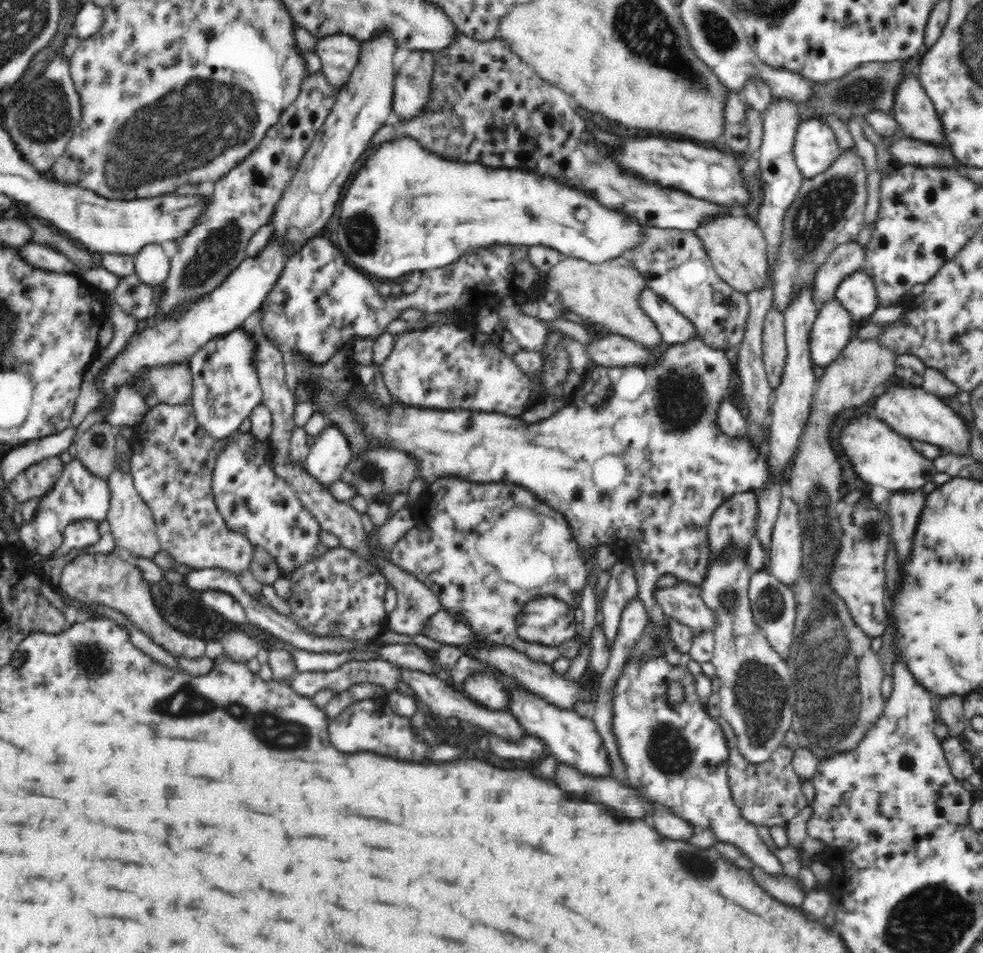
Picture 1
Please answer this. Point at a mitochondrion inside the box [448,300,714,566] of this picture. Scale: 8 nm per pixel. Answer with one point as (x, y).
(681, 404)

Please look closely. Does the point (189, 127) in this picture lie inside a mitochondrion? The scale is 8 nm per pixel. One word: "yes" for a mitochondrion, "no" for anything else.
yes

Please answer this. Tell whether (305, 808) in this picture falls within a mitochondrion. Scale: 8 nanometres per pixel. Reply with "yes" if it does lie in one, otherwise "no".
no

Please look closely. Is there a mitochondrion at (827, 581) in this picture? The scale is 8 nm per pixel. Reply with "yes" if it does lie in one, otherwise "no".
yes

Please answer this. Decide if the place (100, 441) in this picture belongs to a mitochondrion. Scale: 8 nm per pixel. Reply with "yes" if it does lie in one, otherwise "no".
yes

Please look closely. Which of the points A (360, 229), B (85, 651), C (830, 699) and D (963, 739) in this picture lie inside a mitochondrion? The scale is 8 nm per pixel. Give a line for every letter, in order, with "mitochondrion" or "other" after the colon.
A: mitochondrion
B: mitochondrion
C: mitochondrion
D: other

